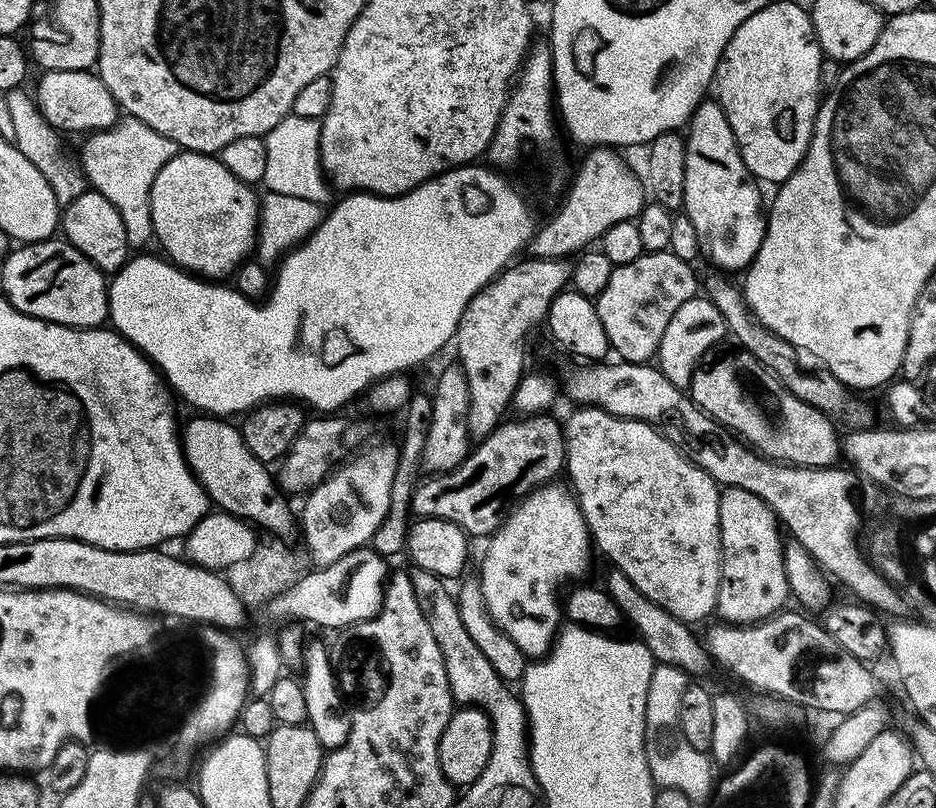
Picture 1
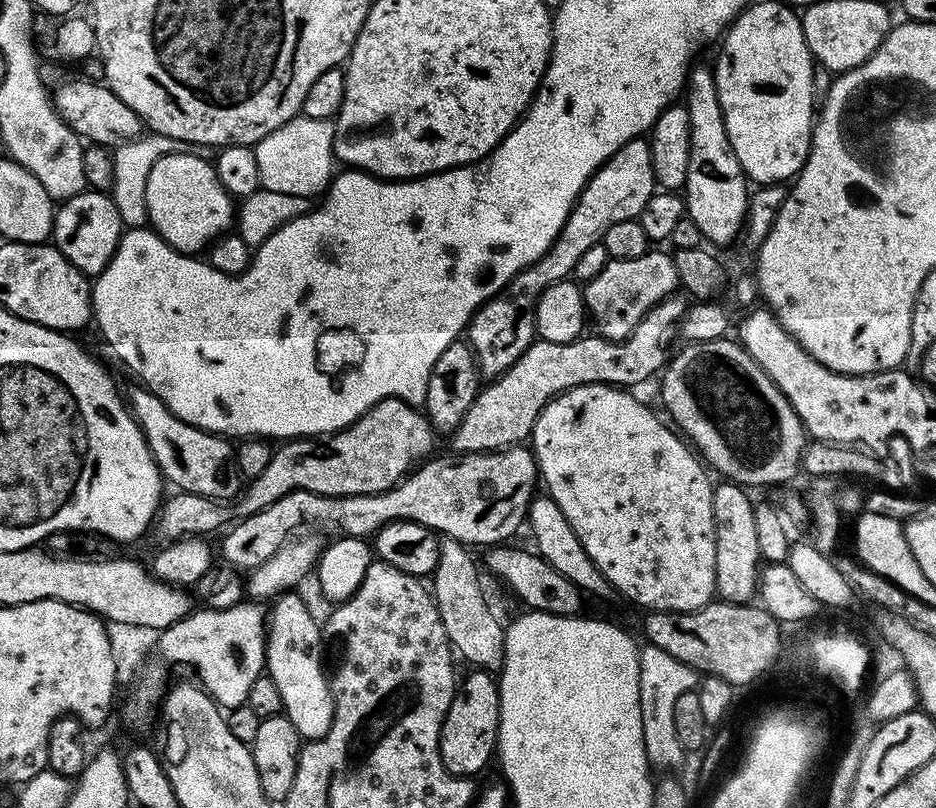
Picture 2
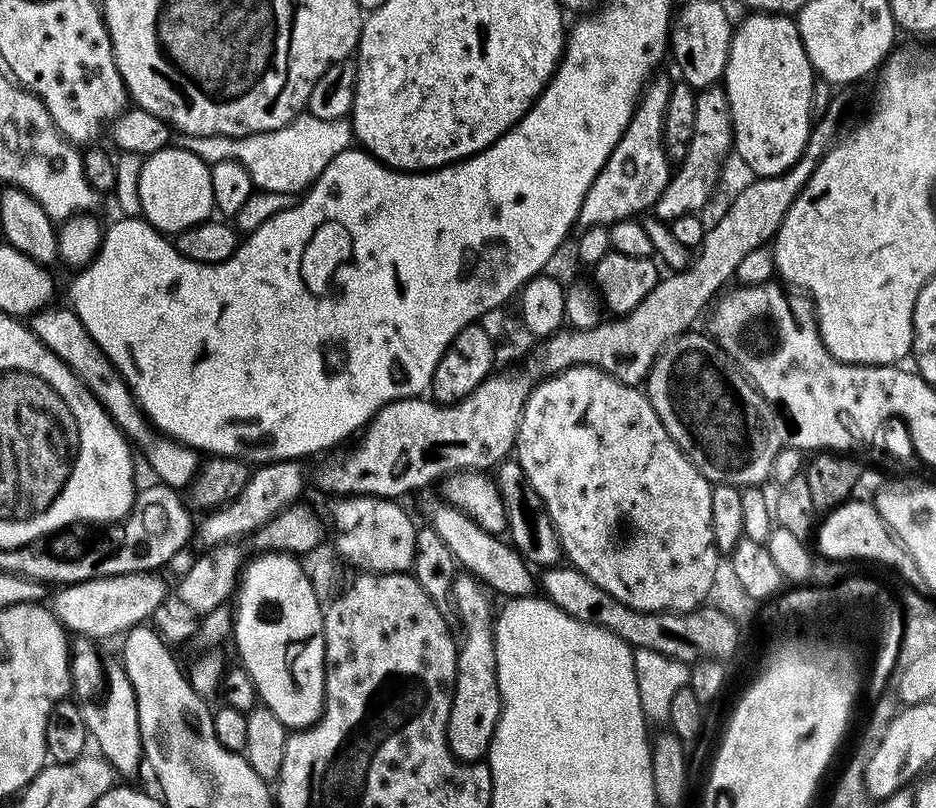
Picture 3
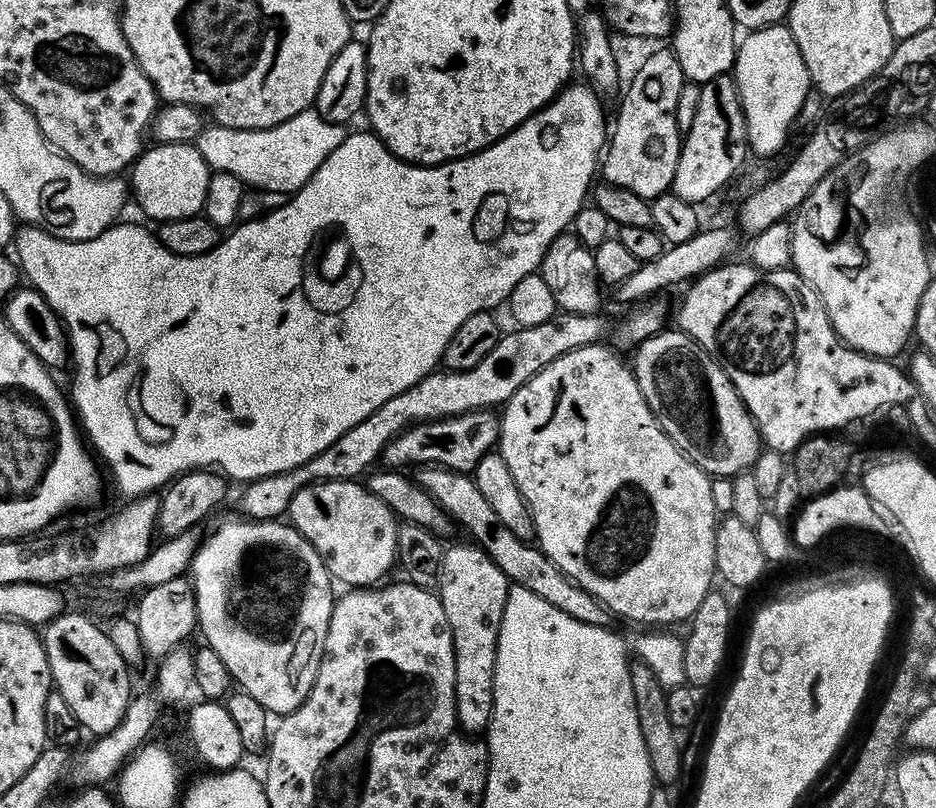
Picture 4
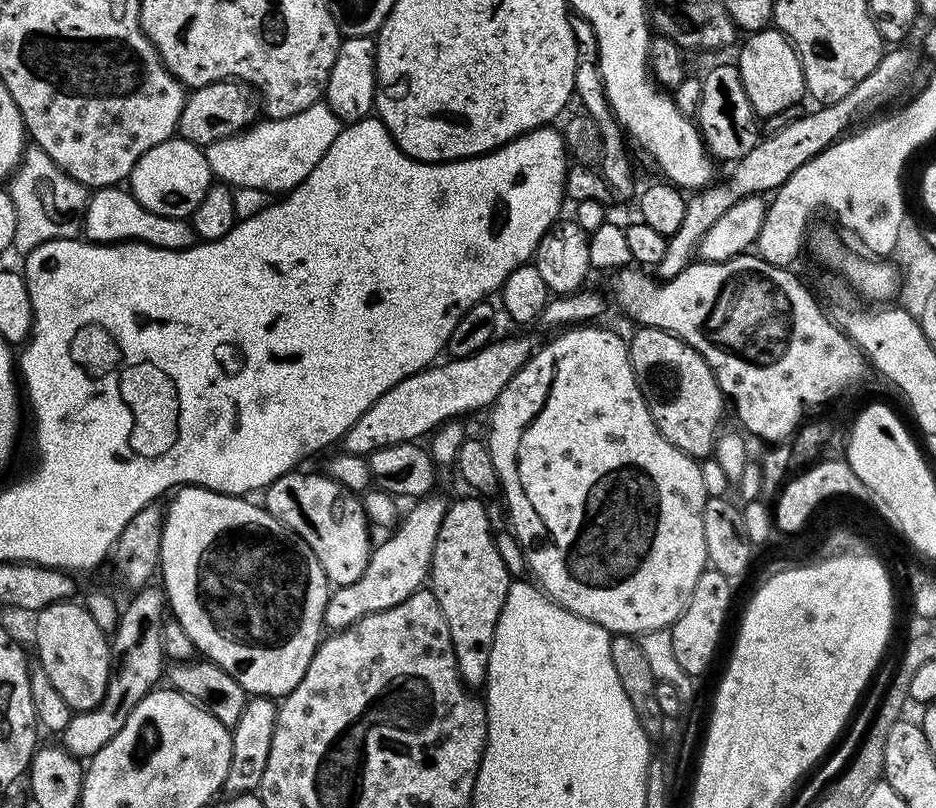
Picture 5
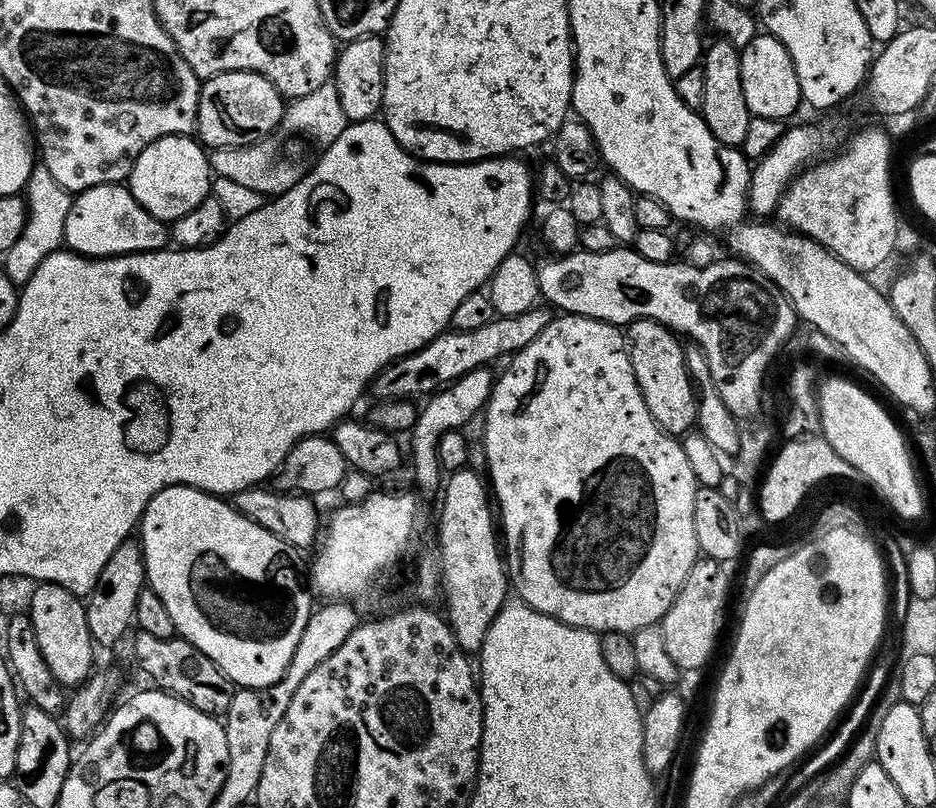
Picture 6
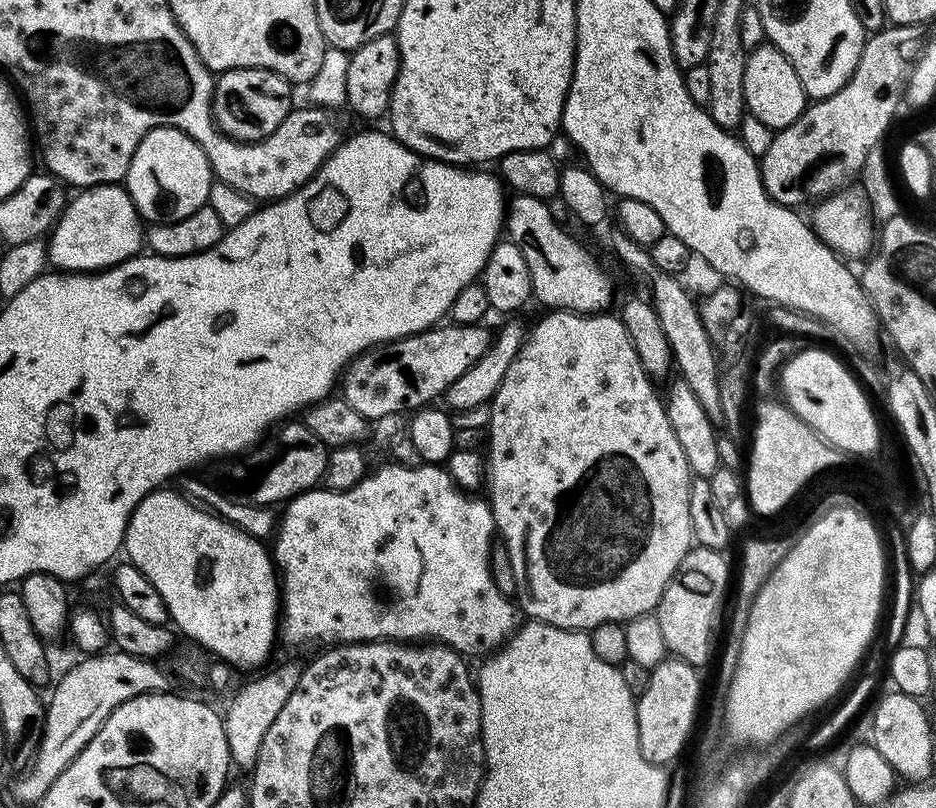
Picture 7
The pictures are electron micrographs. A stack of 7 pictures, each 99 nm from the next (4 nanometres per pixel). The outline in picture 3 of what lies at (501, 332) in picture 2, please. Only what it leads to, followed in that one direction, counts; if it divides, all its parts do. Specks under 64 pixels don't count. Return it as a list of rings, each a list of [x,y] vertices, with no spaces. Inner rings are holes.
[[[659,76],[641,92],[618,146],[614,146],[610,158],[606,158],[590,190],[586,190],[578,217],[581,229],[593,228],[599,224],[611,226],[618,220],[647,213],[655,205],[662,190],[666,190],[670,161],[664,149],[664,111],[672,84],[666,77]]]

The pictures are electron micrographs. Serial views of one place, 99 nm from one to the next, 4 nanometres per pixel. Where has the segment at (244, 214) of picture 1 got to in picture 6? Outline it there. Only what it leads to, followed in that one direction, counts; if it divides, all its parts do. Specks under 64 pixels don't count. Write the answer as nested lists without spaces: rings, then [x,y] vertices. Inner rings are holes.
[[[191,135],[159,136],[138,154],[126,184],[137,202],[154,218],[171,222],[182,218],[182,214],[190,214],[198,202],[210,195],[213,179],[208,152]]]

